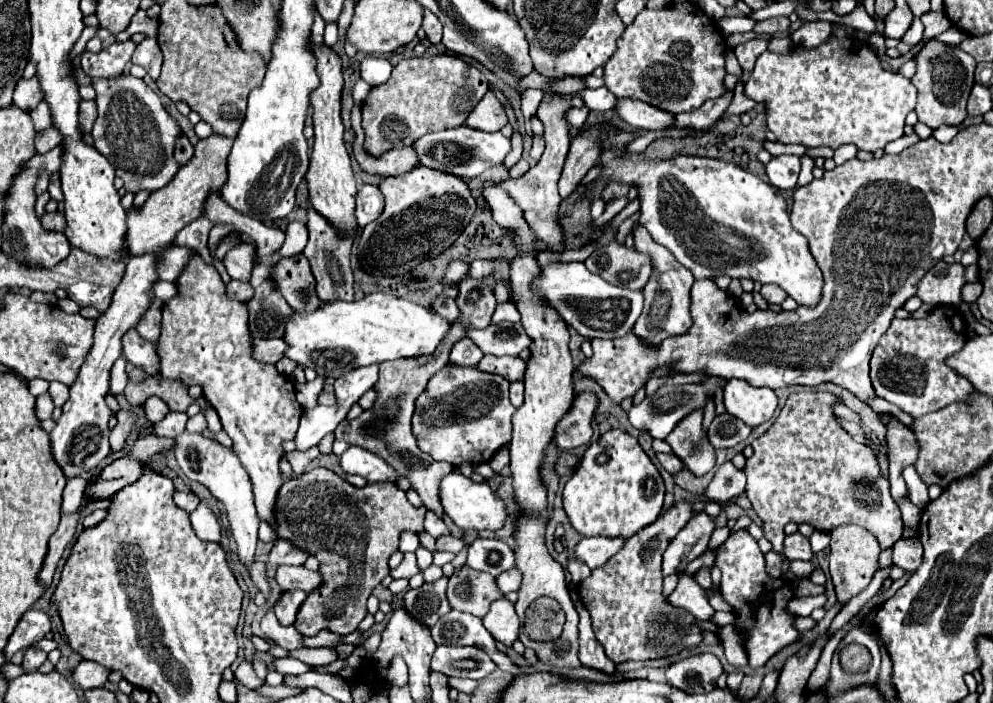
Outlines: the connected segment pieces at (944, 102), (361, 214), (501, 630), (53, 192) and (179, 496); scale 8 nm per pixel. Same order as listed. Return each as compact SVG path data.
M929 41L917 59L917 73L913 75L911 83L917 89L917 107L915 113L919 117L921 123L925 123L931 129L937 129L941 125L961 125L967 117L967 97L969 91L975 83L973 73L975 73L975 59L967 53L963 53L961 49L955 47L947 47L945 43L937 43L937 41Z
M363 185L357 191L357 207L355 207L355 217L359 227L365 227L373 219L377 219L381 213L383 213L383 195L379 187Z
M499 599L491 605L489 613L483 617L485 629L493 635L495 641L513 647L513 643L519 639L519 627L521 621L515 613L515 607L507 599Z
M59 173L51 175L51 185L49 185L49 195L53 201L61 203L63 201L63 191L61 191L61 181L59 181Z
M175 491L173 501L175 501L177 507L185 509L187 513L191 513L199 505L199 499L197 499L197 495L193 491Z

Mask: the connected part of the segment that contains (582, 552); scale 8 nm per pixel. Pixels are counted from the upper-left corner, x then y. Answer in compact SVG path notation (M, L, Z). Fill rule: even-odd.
M589 537L589 539L583 539L575 547L575 557L579 561L583 561L587 567L595 569L595 567L601 567L603 563L607 563L607 559L611 559L611 555L615 555L623 547L623 543L625 543L625 539Z

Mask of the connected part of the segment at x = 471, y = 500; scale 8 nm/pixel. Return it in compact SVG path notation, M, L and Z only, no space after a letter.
M449 473L441 481L441 503L445 513L453 519L453 523L463 529L475 529L475 531L499 531L505 525L507 519L507 507L505 503L493 493L493 489L483 483L473 483L469 477L459 473Z

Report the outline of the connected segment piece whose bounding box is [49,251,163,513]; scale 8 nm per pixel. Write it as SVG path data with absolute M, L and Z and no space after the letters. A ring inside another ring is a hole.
M163 251L135 255L127 261L127 271L125 271L115 295L113 295L111 307L105 313L101 313L97 319L95 343L93 343L85 363L81 365L77 381L71 387L71 397L61 407L63 413L61 413L59 421L55 423L55 427L49 431L51 455L55 455L55 463L59 463L63 475L67 475L67 479L69 479L65 485L65 491L63 491L63 509L61 509L63 513L77 511L81 505L81 499L83 499L83 493L87 487L87 479L77 477L77 475L83 475L87 471L97 469L101 465L101 461L109 455L109 425L107 425L107 421L109 421L111 409L105 403L105 395L107 393L119 395L119 393L123 393L123 389L127 385L127 373L125 373L127 361L121 357L123 355L121 337L129 329L137 327L139 319L143 317L143 313L149 309L151 301L155 299L153 285L155 285L155 281L159 281L159 275L155 275L155 263L159 263L159 255L163 255ZM109 371L111 371L111 391L109 391Z

